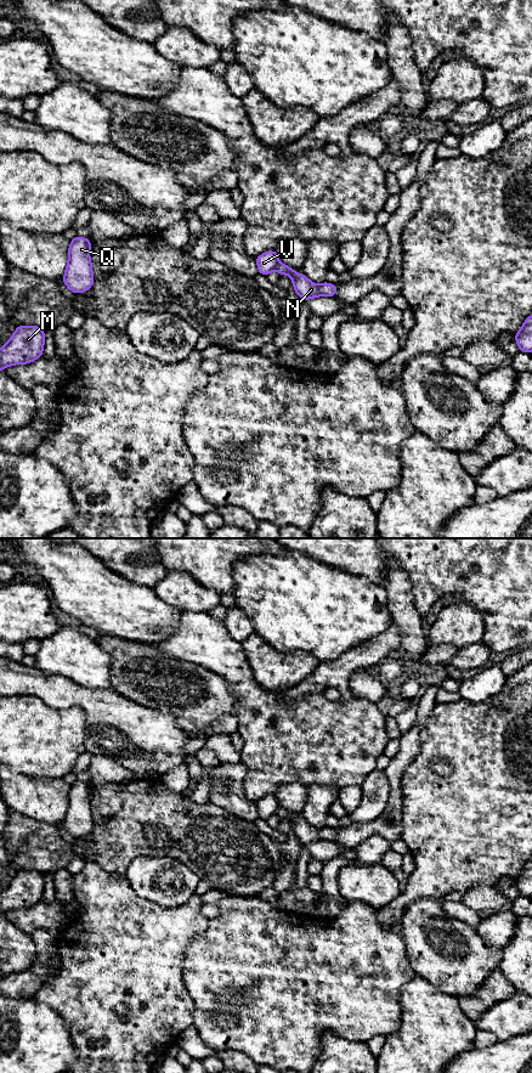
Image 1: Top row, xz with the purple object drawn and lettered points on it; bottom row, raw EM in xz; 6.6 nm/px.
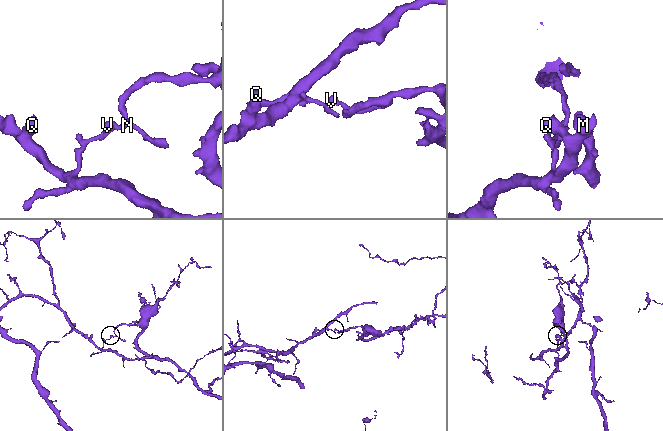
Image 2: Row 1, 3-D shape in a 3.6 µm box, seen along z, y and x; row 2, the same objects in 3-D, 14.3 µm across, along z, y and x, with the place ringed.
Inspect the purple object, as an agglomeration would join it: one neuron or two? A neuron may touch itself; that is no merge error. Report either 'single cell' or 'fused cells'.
fused cells

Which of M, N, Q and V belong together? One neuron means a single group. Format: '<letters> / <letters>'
M Q V / N

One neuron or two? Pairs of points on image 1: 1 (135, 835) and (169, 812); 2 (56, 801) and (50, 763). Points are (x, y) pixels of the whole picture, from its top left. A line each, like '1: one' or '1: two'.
1: one
2: two

